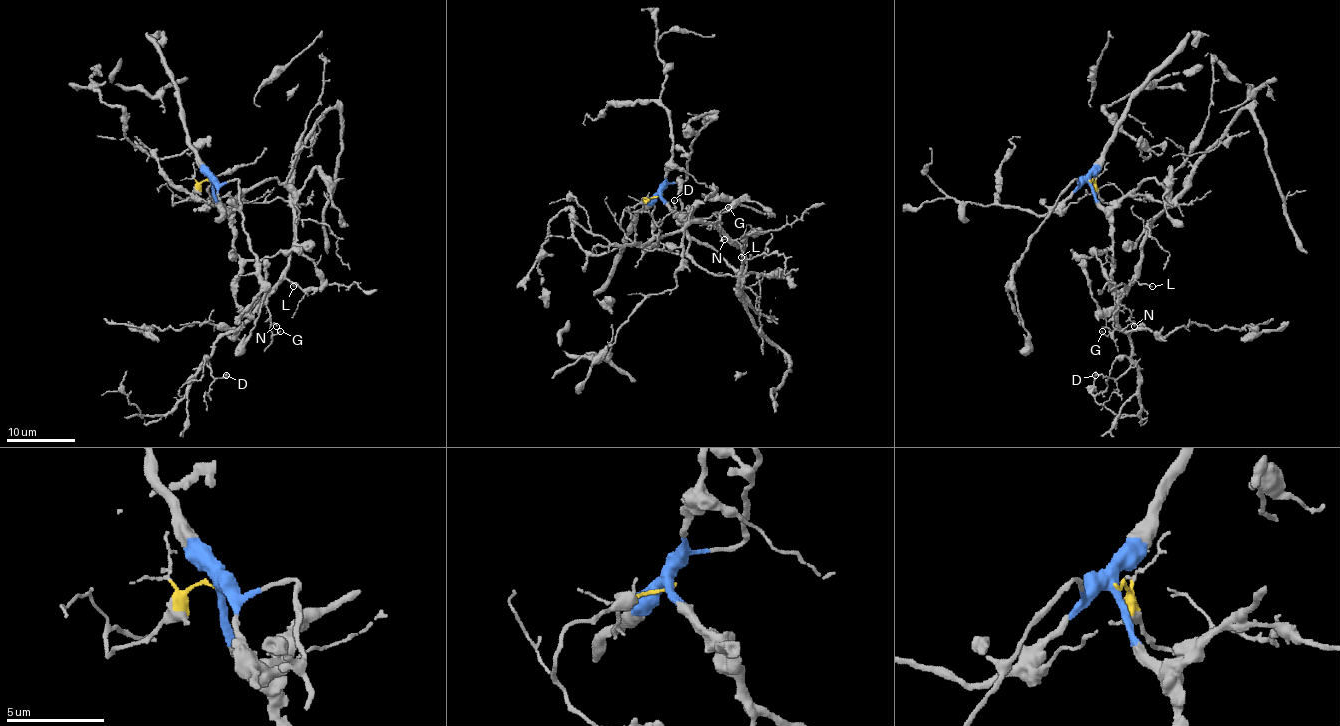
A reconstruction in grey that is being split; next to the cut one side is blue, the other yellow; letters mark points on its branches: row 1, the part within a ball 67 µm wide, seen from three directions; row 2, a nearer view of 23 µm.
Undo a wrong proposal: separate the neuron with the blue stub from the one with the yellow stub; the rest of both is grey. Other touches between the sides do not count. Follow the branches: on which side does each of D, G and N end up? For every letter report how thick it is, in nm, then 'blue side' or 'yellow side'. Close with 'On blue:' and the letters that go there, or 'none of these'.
D: 120 nm thick; yellow side
G: 100 nm thick; yellow side
N: 150 nm thick; yellow side
On blue: none of these

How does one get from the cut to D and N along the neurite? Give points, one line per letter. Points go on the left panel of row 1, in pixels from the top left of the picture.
D: (213, 182), (172, 204), (283, 197), (293, 223), (285, 277), (215, 344), (206, 364), (225, 375)
N: (213, 182), (205, 180), (172, 204), (176, 196), (288, 202), (293, 245), (266, 308), (271, 330), (276, 325)

